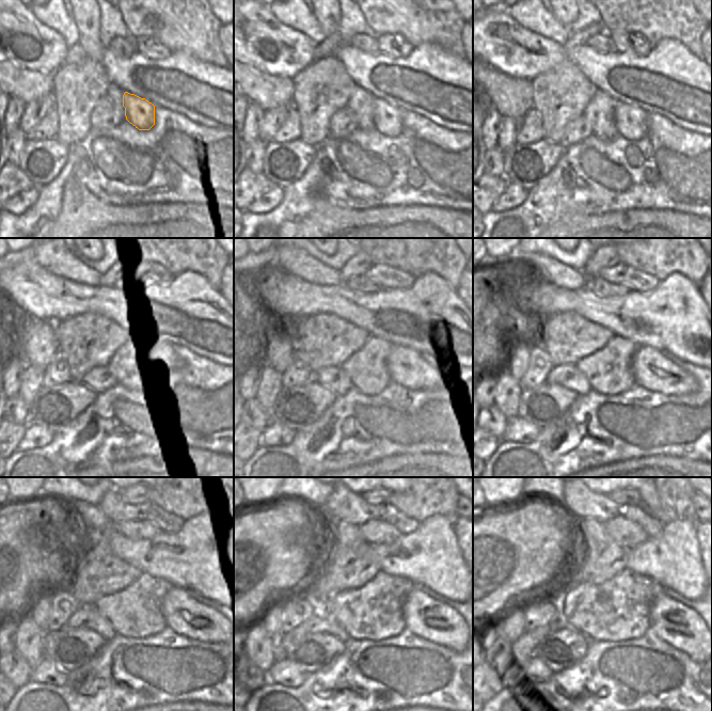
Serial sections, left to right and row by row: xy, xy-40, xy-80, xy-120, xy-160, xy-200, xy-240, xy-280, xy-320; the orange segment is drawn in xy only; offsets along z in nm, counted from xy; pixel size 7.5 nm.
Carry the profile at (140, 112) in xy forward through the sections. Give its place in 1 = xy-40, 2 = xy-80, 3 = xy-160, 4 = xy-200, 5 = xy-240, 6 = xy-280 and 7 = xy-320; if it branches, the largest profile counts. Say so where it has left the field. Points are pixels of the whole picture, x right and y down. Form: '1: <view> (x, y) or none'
1: xy-40 (388, 120)
2: xy-80 (631, 122)
3: xy-160 (406, 366)
4: xy-200 (651, 368)
5: xy-240 (186, 616)
6: xy-280 (428, 618)
7: xy-320 (680, 626)

